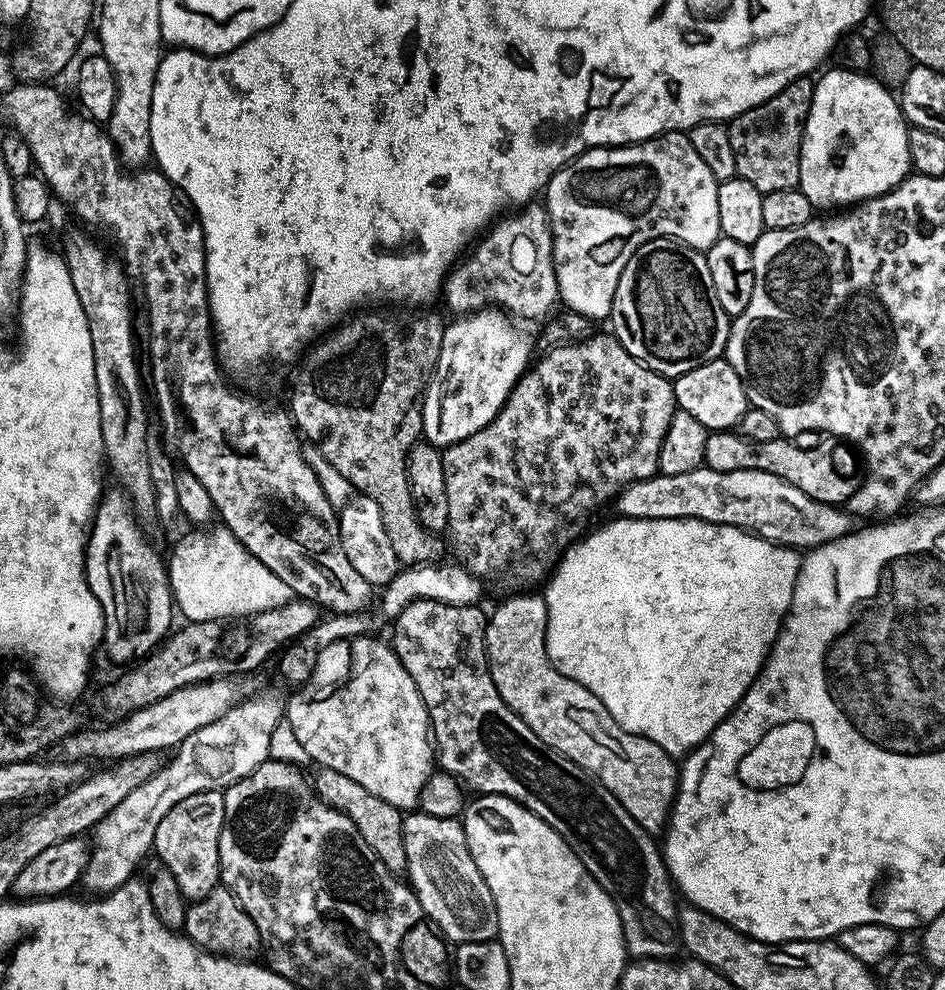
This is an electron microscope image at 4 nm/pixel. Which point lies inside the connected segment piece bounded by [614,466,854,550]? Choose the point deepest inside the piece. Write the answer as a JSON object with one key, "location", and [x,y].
{"location":[762,503]}

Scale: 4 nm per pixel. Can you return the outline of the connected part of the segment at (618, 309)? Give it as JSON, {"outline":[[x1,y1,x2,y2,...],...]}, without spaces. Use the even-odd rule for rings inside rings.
{"outline":[[671,238,646,242,632,255,630,262,626,262,612,295,610,323,611,335,631,356,641,360,650,370,669,378,721,359,728,347,730,318,726,310,722,310,722,302,718,302,718,290,714,290,707,255,701,249]]}

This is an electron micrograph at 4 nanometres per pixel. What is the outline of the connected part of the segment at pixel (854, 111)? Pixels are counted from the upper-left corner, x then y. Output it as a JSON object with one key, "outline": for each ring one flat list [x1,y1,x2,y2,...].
{"outline":[[847,66,830,69,821,80,815,81,815,85,810,114,804,127,804,141,800,147,799,186,800,192,810,198,813,209,840,210,873,200,883,192,898,187,909,175,912,159,908,149,909,125,897,97,875,75,851,72]]}

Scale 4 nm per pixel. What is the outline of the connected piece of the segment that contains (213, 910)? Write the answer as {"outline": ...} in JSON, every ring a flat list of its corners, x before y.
{"outline":[[223,886,216,887,209,896,188,904,188,913,184,919,182,932,197,948,211,952,214,956,252,962,257,959,256,955,259,952,261,955,262,952,258,926,254,926,244,907,236,900,236,895]]}

